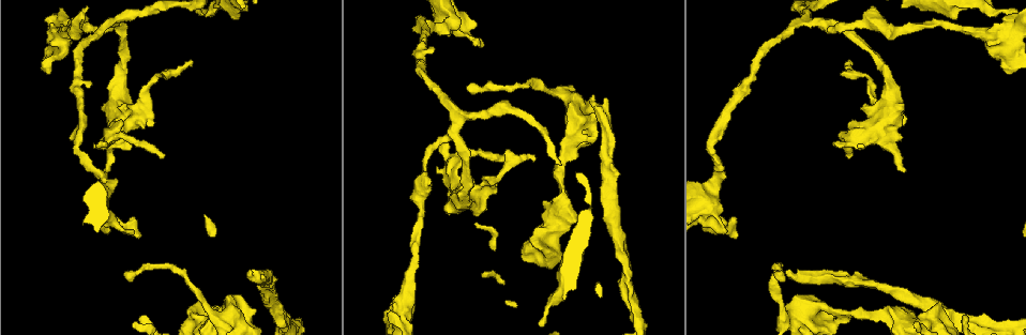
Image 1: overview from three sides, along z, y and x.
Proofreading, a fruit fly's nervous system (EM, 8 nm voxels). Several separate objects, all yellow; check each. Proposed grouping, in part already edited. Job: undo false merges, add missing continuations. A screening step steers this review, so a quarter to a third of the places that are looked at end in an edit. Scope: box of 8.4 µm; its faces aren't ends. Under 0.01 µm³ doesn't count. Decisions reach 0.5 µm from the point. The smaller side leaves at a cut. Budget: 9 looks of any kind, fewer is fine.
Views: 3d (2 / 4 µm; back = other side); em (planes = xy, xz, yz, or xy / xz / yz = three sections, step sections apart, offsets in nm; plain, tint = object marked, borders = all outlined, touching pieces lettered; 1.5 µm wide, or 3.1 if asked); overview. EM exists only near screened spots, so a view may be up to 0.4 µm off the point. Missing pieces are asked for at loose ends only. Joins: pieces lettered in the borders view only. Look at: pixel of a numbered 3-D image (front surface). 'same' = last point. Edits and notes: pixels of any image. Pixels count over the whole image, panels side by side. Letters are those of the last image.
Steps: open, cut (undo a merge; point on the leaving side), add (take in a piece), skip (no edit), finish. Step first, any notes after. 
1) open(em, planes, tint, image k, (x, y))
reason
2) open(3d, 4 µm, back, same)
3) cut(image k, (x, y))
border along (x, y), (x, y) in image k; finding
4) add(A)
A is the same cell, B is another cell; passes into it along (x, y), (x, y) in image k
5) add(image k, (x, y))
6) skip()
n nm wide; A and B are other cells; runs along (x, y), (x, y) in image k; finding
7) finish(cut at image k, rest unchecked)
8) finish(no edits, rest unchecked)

open(em, planes, borders, image 1, (148, 94))
sudden change in width

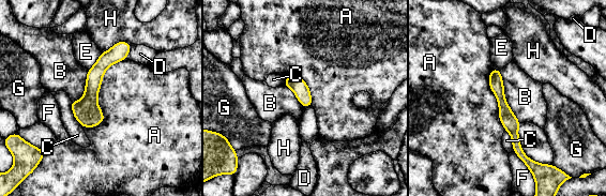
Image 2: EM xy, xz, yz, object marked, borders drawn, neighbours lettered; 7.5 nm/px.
skip()
A, B, C, D, E, F, G and H are other cells; border along (499, 71), (505, 102), (520, 122) in image 2; continuous, no second neuron

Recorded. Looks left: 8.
open(3d, 4 µm, image 1, (587, 139))

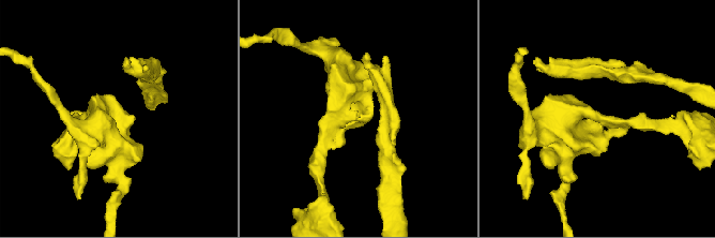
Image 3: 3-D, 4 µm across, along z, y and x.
open(em, yz, step 8, borders, image 3, (359, 118))
arms of 220, 420 nm; need the tissue

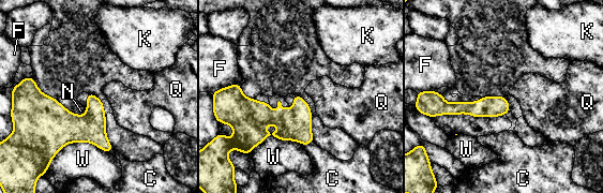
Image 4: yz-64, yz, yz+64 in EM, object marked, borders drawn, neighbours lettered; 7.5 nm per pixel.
skip()
140 nm wide; C, F, K, N, Q and W are other cells; runs along (448, 105), (451, 107), (506, 108) in image 4; none of them fits

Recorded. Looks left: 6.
open(3d, 4 µm, image 1, (716, 234))

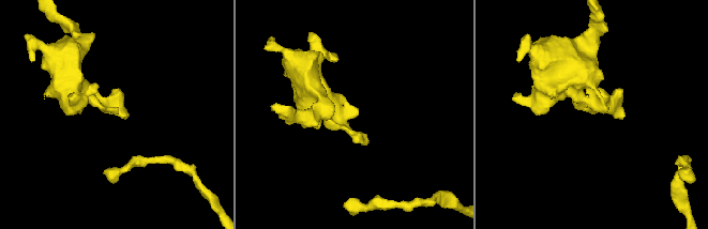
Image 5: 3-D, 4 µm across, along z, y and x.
open(em, planes, tint, image 5, (357, 114))
shape alone is not enough

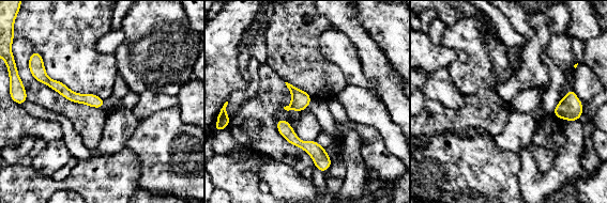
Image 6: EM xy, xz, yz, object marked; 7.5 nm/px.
open(em, planes, borders, same)

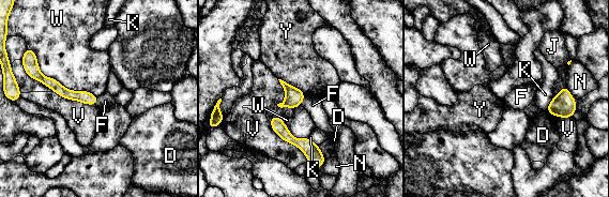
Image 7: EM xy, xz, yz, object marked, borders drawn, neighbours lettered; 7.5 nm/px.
skip()
D, F, J, K, N, V, W and Y are other cells; runs along (36, 75), (67, 94), (93, 102) in image 7; no lettered piece goes on from it

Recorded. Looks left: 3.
open(em, planes, borders, image 1, (454, 134))

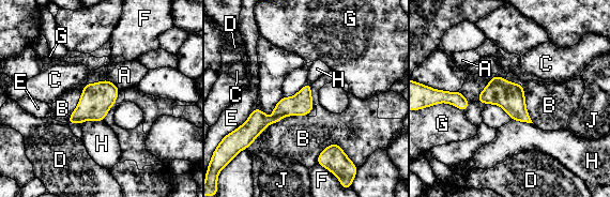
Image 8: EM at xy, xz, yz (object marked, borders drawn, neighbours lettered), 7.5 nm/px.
skip()
B touches over 380 nm; A, B, C, D, E, F, G, H and J are other cells; all the same neuron

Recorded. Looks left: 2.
finish(no edits, rest unchecked)

